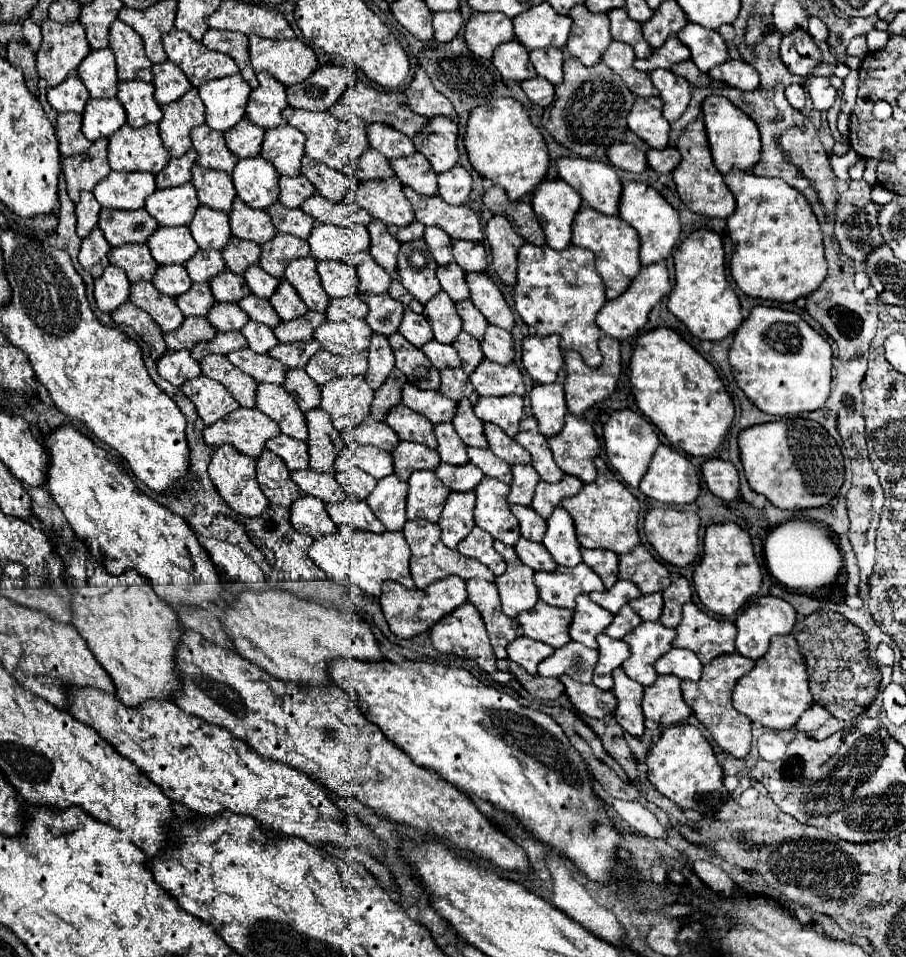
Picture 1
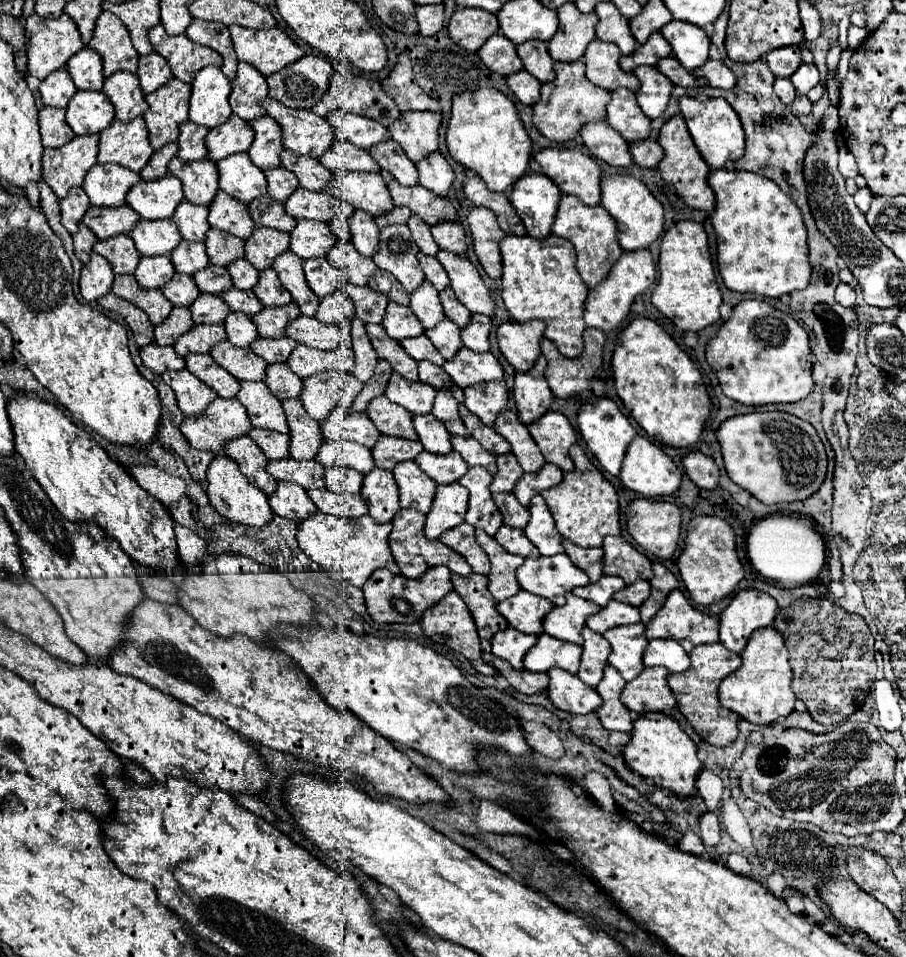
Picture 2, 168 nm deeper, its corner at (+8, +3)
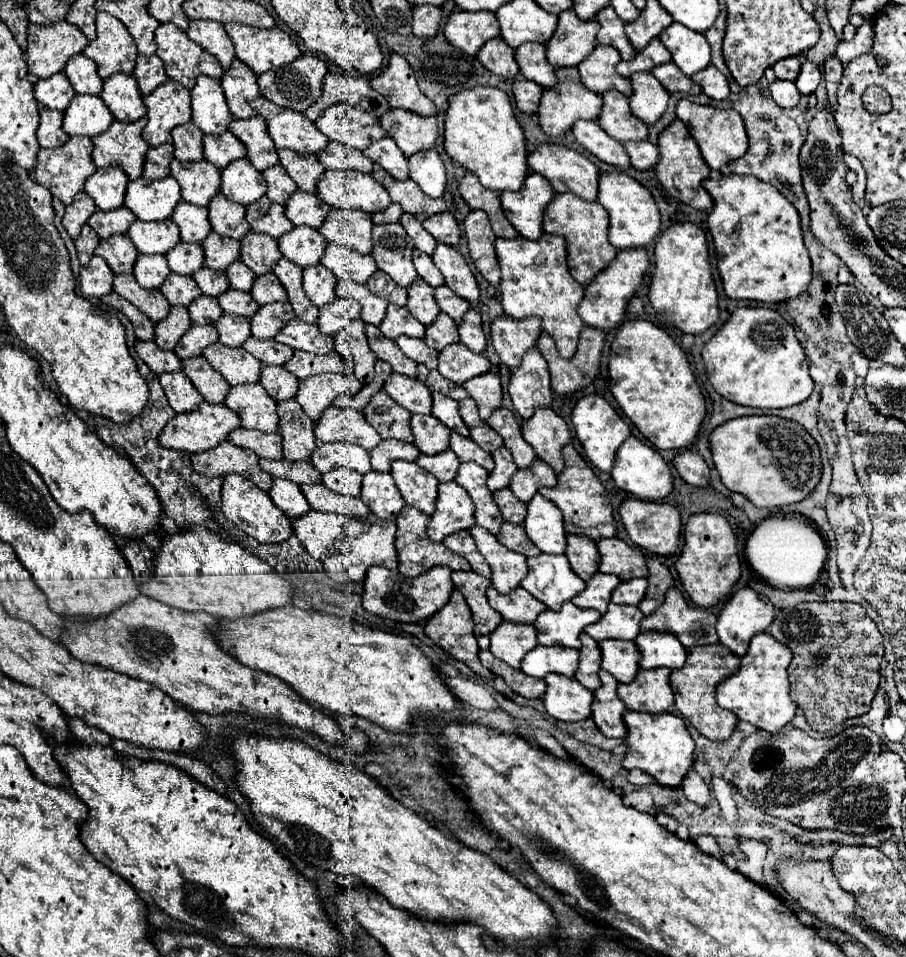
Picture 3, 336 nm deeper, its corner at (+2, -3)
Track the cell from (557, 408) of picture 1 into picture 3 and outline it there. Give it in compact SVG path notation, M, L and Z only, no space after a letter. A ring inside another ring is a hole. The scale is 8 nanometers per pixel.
M532 348L518 370L510 376L510 398L514 402L516 412L528 420L536 408L552 406L552 388L550 388L550 374L546 368L546 360L542 354Z

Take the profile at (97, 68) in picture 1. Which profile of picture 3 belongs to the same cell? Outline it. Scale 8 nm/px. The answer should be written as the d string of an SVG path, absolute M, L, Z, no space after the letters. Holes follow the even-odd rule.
M76 54L68 60L66 76L78 94L100 94L104 84L98 74L98 66L84 54Z

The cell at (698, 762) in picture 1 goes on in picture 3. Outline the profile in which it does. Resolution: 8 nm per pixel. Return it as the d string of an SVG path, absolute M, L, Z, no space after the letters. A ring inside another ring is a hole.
M626 710L626 726L628 726L628 752L624 756L622 766L626 770L642 770L650 774L658 784L678 788L694 766L694 740L686 730L686 724L676 714L646 714L646 712L632 712Z

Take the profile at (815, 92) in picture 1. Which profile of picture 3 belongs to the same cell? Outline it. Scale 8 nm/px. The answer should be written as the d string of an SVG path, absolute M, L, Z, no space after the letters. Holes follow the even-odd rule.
M804 62L804 64L802 64L802 72L800 72L800 76L796 78L798 92L800 92L802 96L814 94L816 88L818 88L818 84L820 84L820 80L822 80L822 74L820 74L818 66L816 66L814 62Z

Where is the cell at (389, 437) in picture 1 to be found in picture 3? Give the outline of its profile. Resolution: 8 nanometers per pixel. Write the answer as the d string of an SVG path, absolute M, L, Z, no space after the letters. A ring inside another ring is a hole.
M330 406L318 420L314 434L320 442L354 442L366 450L380 444L380 434L366 422L362 412Z

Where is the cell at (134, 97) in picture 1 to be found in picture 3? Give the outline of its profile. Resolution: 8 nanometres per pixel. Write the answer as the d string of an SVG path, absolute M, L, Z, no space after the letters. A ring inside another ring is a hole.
M114 74L104 80L100 98L118 122L136 122L146 116L140 88L136 86L136 78L130 74Z

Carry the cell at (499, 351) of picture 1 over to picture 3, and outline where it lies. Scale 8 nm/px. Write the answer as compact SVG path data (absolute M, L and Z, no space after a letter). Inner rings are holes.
M476 310L466 312L462 324L458 326L458 334L460 334L460 342L466 344L472 352L484 354L486 336L484 336L484 328L482 328L482 318Z

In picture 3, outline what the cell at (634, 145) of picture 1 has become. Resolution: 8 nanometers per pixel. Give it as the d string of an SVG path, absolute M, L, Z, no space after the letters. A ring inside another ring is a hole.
M576 122L572 128L572 134L580 146L584 146L590 154L600 158L606 164L612 164L620 170L630 168L630 158L624 150L624 146L610 138L596 122Z

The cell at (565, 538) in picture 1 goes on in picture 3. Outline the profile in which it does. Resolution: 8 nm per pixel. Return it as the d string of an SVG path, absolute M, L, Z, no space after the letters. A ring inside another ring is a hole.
M536 494L528 502L528 516L524 520L524 530L528 538L544 554L562 554L566 550L562 512L540 494Z

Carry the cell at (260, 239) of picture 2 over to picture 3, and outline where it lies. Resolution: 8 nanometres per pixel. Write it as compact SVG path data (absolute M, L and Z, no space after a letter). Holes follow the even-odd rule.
M250 232L242 240L240 254L242 254L242 262L258 276L272 272L276 262L282 258L282 254L278 252L278 240L256 232Z

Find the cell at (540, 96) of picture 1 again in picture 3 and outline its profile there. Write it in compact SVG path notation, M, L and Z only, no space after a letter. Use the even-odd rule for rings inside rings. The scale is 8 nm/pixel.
M520 78L520 80L514 82L512 92L514 92L514 100L516 100L516 106L518 106L520 112L532 114L532 112L538 110L542 86L538 86L536 82L530 82L526 78Z

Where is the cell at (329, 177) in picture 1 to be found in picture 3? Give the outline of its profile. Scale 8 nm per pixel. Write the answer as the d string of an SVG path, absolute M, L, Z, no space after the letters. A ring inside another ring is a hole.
M278 150L280 164L288 172L288 176L298 184L300 190L314 194L316 184L324 174L324 166L318 162L316 156L296 154L292 150Z

